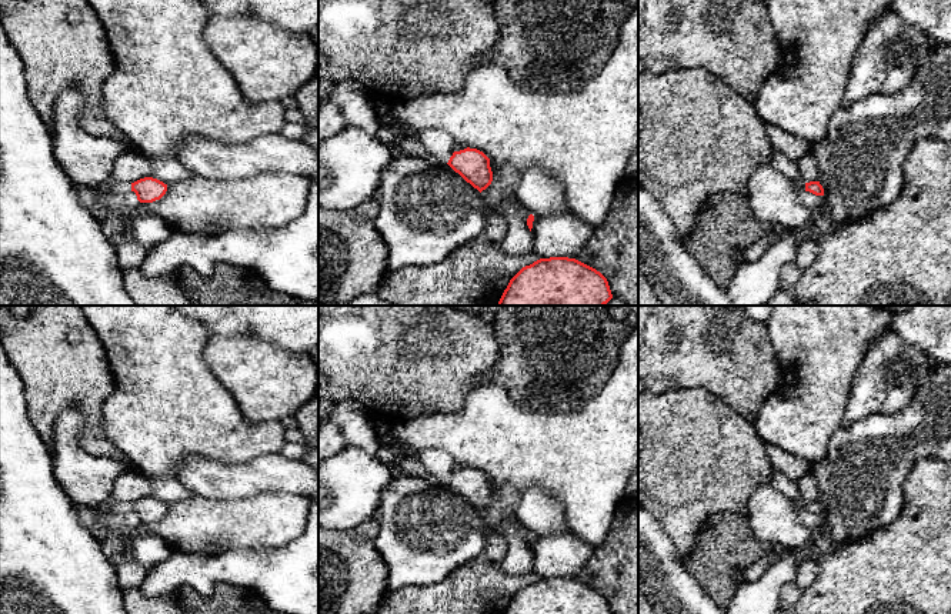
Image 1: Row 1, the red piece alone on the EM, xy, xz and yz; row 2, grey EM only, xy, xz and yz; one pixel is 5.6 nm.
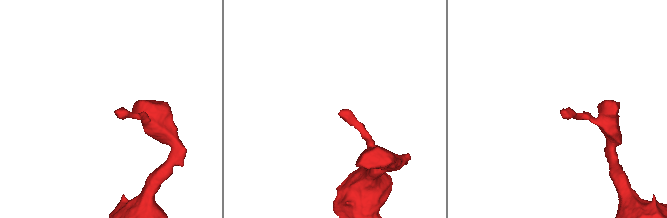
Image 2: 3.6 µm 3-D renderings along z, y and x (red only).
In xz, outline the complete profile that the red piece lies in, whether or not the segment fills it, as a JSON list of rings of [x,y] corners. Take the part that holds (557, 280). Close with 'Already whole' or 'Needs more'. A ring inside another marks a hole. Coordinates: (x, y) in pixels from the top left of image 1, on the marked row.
[[[550,257],[523,267],[498,306],[605,306],[611,298],[600,271],[575,258]]]. Already whole

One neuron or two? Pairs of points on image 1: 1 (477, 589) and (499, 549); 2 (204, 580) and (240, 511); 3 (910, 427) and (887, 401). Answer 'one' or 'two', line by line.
1: one
2: two
3: two

